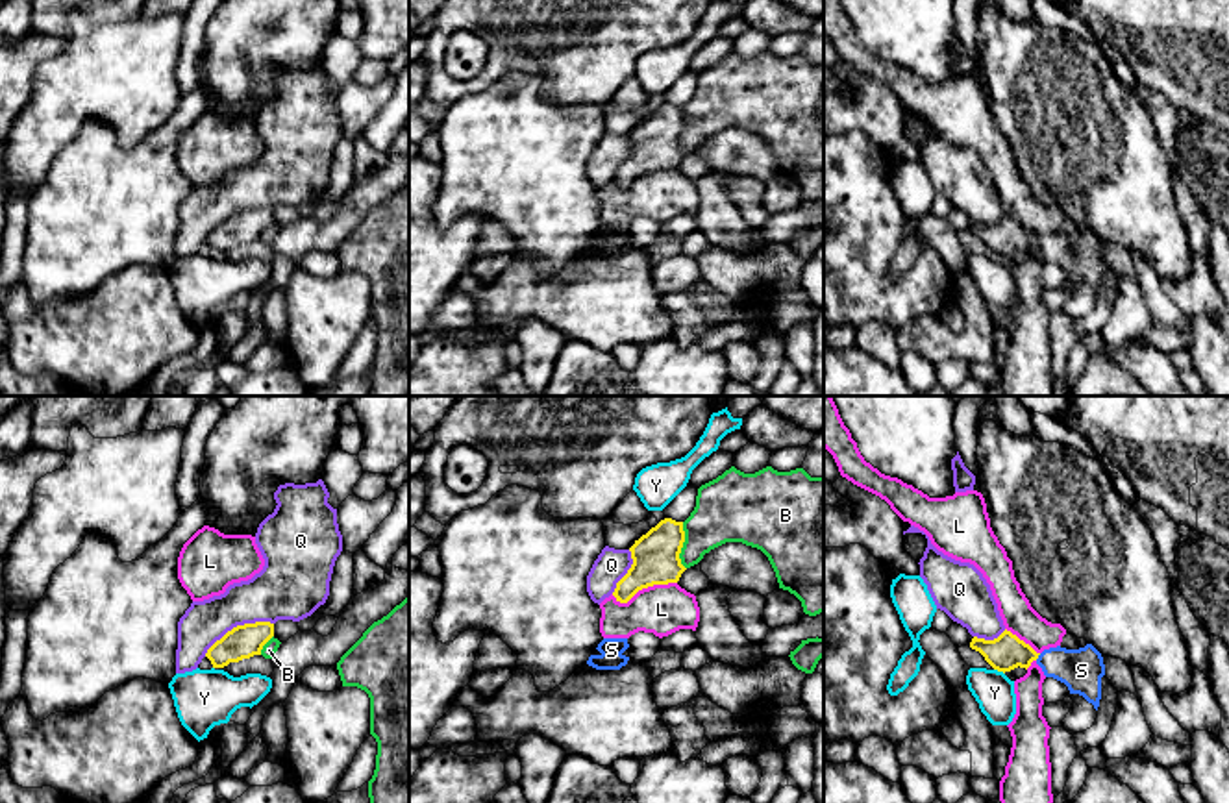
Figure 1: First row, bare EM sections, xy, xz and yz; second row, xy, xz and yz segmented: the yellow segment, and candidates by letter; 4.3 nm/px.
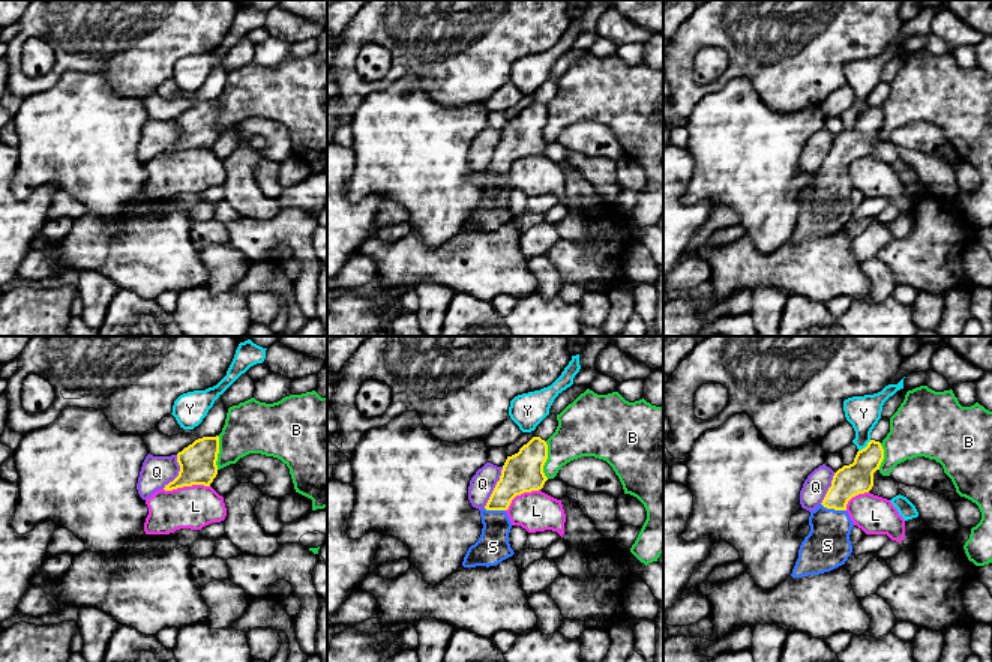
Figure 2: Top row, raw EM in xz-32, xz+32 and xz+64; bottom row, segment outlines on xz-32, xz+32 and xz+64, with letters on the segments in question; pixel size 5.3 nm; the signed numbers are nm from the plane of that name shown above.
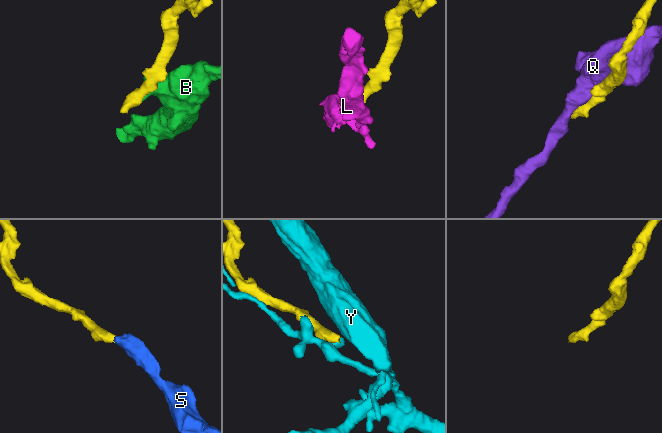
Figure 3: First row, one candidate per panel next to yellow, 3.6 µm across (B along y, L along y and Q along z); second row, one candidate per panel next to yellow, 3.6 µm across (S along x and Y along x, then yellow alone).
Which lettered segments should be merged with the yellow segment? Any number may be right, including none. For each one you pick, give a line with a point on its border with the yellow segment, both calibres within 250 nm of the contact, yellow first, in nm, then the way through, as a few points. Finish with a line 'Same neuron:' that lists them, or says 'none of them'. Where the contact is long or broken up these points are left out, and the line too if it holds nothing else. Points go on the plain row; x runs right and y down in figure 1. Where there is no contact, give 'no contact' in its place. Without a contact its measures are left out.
S: yz (1037, 243) | 160/190 nm | across yz (1007, 237), (1037, 243), (1081, 256)
Same neuron: S

